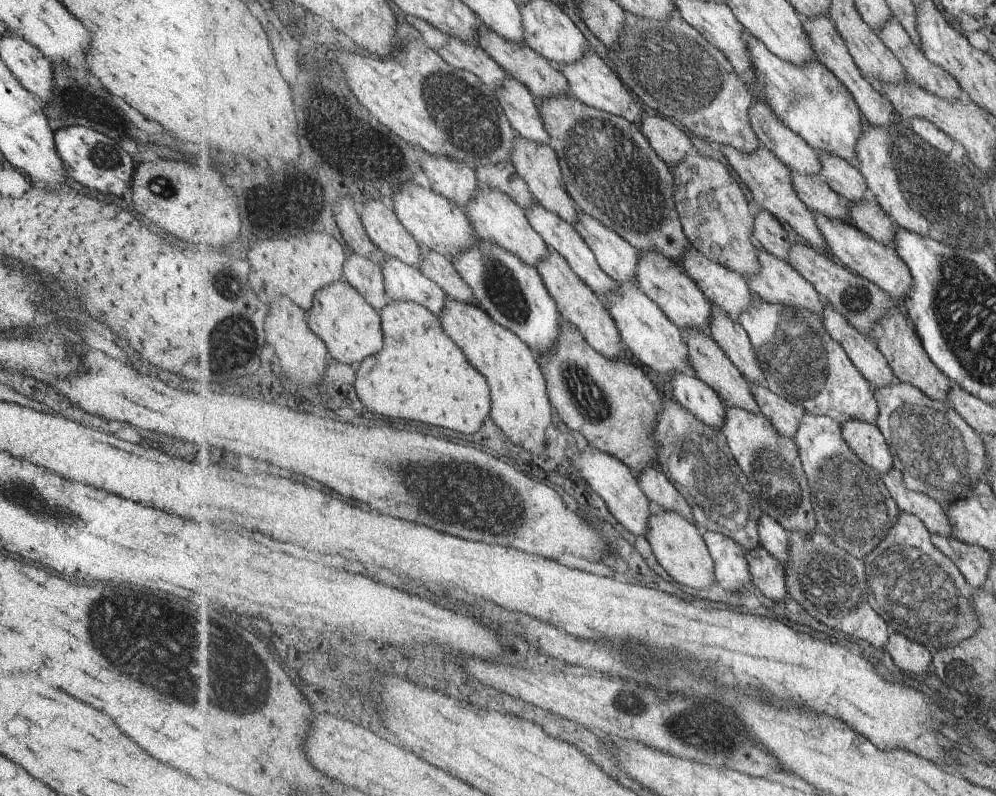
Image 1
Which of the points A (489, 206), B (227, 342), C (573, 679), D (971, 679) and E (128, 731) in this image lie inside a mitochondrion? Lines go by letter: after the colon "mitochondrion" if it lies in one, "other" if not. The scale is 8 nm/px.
A: other
B: mitochondrion
C: other
D: mitochondrion
E: other

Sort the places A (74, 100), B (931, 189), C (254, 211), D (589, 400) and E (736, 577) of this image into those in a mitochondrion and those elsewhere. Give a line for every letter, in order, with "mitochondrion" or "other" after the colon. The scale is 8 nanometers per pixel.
A: other
B: mitochondrion
C: other
D: mitochondrion
E: other

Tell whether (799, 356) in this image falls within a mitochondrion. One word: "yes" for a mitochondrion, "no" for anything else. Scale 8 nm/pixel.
yes

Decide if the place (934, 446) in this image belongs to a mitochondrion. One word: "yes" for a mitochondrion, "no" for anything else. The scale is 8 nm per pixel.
yes

